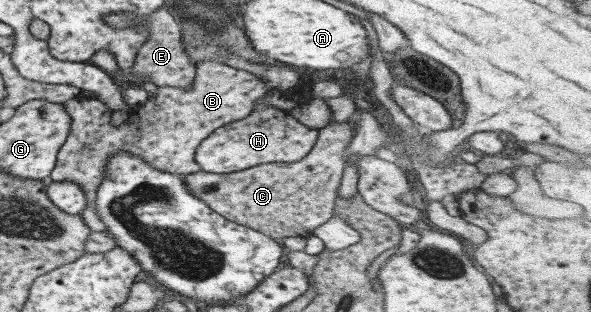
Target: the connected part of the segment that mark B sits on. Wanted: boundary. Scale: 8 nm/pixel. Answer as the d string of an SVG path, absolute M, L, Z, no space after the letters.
M202 61L195 64L194 80L189 86L189 90L183 90L175 87L156 87L153 97L147 97L147 100L138 108L129 114L129 118L122 124L113 126L109 124L109 115L111 113L107 106L96 98L85 99L69 99L65 103L61 103L64 111L70 117L70 128L68 136L64 139L63 145L56 153L56 160L53 169L50 173L51 181L72 181L82 187L84 196L86 197L86 206L82 212L84 224L90 232L102 232L105 230L103 223L99 221L94 208L95 190L99 185L100 179L104 174L104 167L108 157L115 152L127 152L134 156L139 156L144 162L151 164L154 168L172 174L189 175L197 173L200 170L199 165L195 163L194 151L202 139L205 139L214 129L237 121L238 119L246 118L259 99L263 99L265 104L273 107L278 107L283 110L288 110L291 117L294 117L299 123L311 129L318 130L325 127L332 119L332 111L324 104L322 99L314 102L294 106L293 100L285 96L284 91L269 92L263 81L257 79L253 74L245 70L227 66L221 61Z

